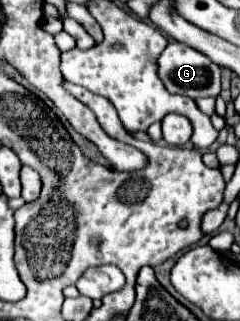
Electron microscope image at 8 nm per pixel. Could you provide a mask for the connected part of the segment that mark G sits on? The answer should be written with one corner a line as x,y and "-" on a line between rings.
169,42
169,46
159,56
159,78
163,80
165,88
171,94
189,96
193,100
205,98
205,96
217,98
221,92
221,70
219,70
219,66
215,62
207,60
207,56
203,56
201,52
187,48
187,44
181,44
181,42

